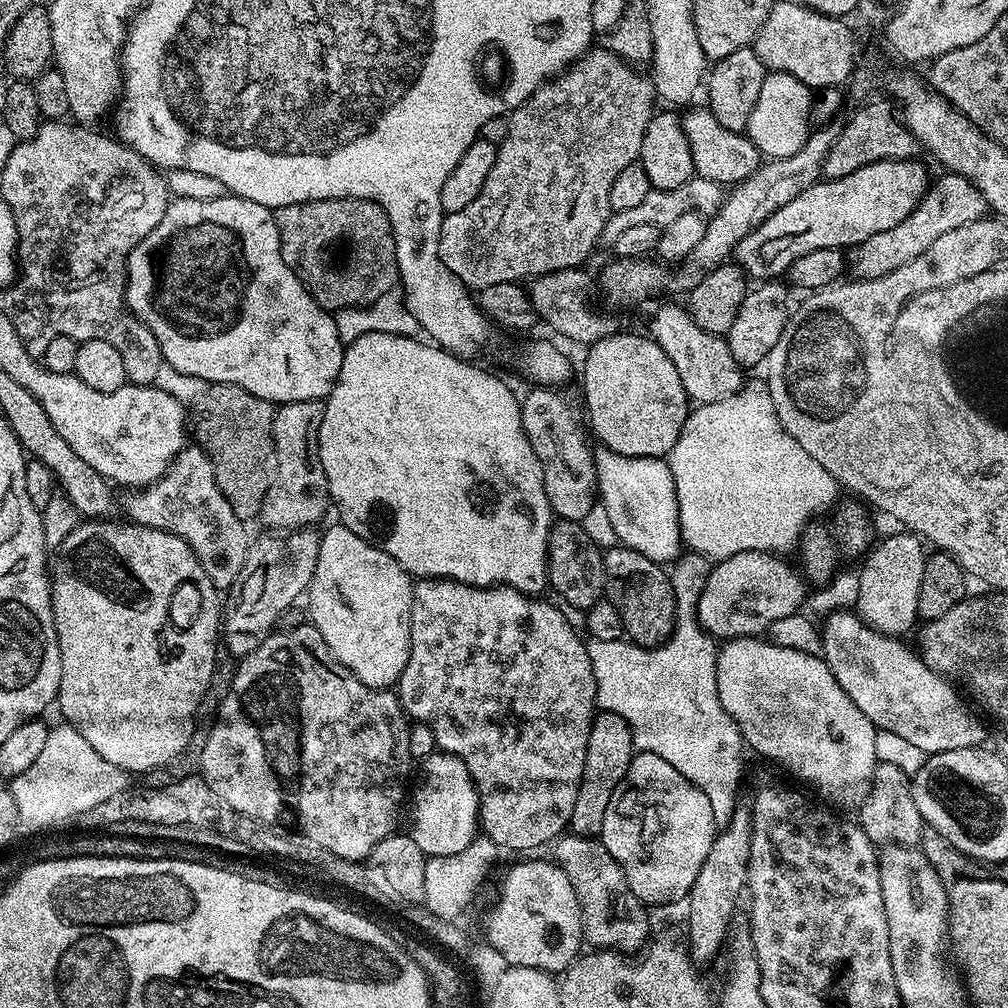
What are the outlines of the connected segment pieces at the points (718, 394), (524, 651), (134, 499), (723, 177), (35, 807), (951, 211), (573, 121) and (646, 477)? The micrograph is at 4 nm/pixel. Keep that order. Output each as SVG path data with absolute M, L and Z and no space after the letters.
M664 304L652 316L651 339L674 362L674 370L678 370L678 378L682 378L682 386L686 390L689 401L696 404L718 402L722 398L730 398L746 383L745 373L740 364L734 362L734 354L730 354L730 346L723 336L715 336L698 326L687 307L676 304Z
M420 578L412 585L412 613L410 614L410 658L406 662L406 666L402 670L400 679L398 681L398 695L400 704L404 707L405 713L415 723L425 724L430 726L430 730L436 739L436 747L441 752L449 752L454 754L464 763L466 770L470 770L470 778L476 787L476 793L480 799L480 828L483 835L489 836L493 842L501 848L512 852L524 852L520 854L528 854L531 848L540 848L543 844L551 845L571 825L572 815L574 814L574 801L578 799L578 786L582 782L582 770L586 766L586 742L590 742L590 730L592 729L592 718L597 715L598 709L596 707L596 683L594 682L594 670L590 662L590 654L588 653L587 643L582 639L578 633L572 629L570 621L564 617L565 609L563 607L555 608L552 604L547 604L546 601L540 600L544 598L537 598L535 595L527 592L519 592L513 588L506 588L497 586L495 588L479 588L478 586L470 586L463 584L457 580L429 580L427 578Z
M186 446L174 457L172 465L143 490L132 490L124 500L124 512L134 524L145 524L180 536L198 558L206 578L218 590L231 588L248 557L250 535L245 521L234 514L230 502L218 490L210 458L199 446Z
M706 106L691 108L687 109L688 113L683 113L682 123L686 142L690 142L690 154L696 167L695 175L721 186L735 186L760 169L761 154L747 135L726 130L726 126L722 126L722 122L718 122L718 118L714 118L714 114Z
M71 726L53 727L46 738L42 754L22 774L13 777L10 791L18 807L18 826L24 831L47 833L47 828L60 824L63 820L79 818L90 806L106 802L120 792L129 791L129 773L123 772L114 762L106 762L82 734Z
M945 171L931 181L930 187L920 199L919 206L914 209L898 226L890 226L890 230L881 230L879 234L866 238L866 242L856 245L846 256L846 264L851 275L858 280L882 278L898 266L906 266L906 262L914 262L918 254L926 254L942 234L949 230L958 230L958 226L966 226L970 222L981 219L985 215L986 205L982 194L975 185L965 177L954 172Z
M603 46L593 47L584 53L580 59L575 60L569 68L564 69L559 76L545 80L544 84L522 106L518 106L508 116L508 129L506 138L496 149L494 167L490 174L486 174L486 182L482 182L482 190L478 190L478 198L470 202L470 206L457 212L449 212L444 217L438 238L438 254L442 262L446 262L446 270L454 274L454 278L461 281L468 290L479 290L486 286L498 286L498 282L528 282L535 276L550 274L552 271L578 268L583 261L596 248L596 243L601 243L604 227L613 210L610 206L610 186L614 186L614 178L626 170L626 166L637 163L642 150L642 138L646 134L646 126L654 114L652 100L654 89L652 81L643 71L637 70L633 65L618 58L614 53Z
M600 446L595 449L592 461L596 467L598 503L606 508L619 543L630 550L638 550L638 554L661 566L675 561L681 555L682 541L676 487L667 459L634 458L614 454L614 450Z

